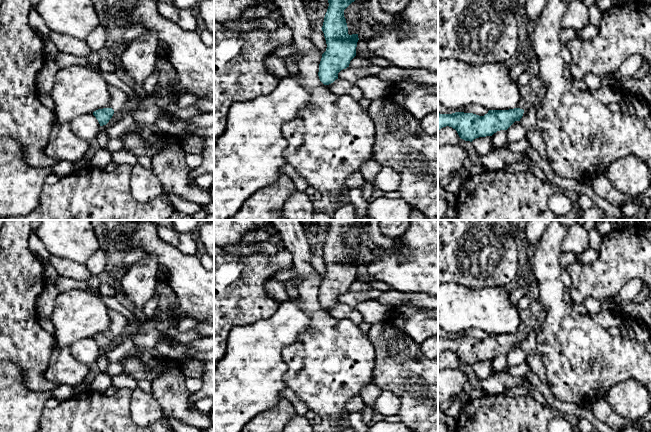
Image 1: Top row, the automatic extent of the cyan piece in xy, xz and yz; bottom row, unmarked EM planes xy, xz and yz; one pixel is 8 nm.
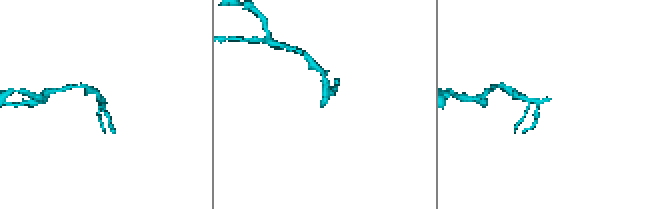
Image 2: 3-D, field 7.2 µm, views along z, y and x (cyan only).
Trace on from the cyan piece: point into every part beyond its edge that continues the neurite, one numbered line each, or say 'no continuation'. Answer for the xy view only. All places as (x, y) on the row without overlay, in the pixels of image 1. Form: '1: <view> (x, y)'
1: xy (118, 323)

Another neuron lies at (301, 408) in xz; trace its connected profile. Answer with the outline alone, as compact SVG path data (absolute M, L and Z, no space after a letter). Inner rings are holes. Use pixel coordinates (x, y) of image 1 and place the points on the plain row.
M286 387L284 390L280 392L280 396L284 399L289 400L293 404L296 414L305 416L306 413L309 411L307 404L304 403L297 396L297 394L293 390L289 389L288 387Z

